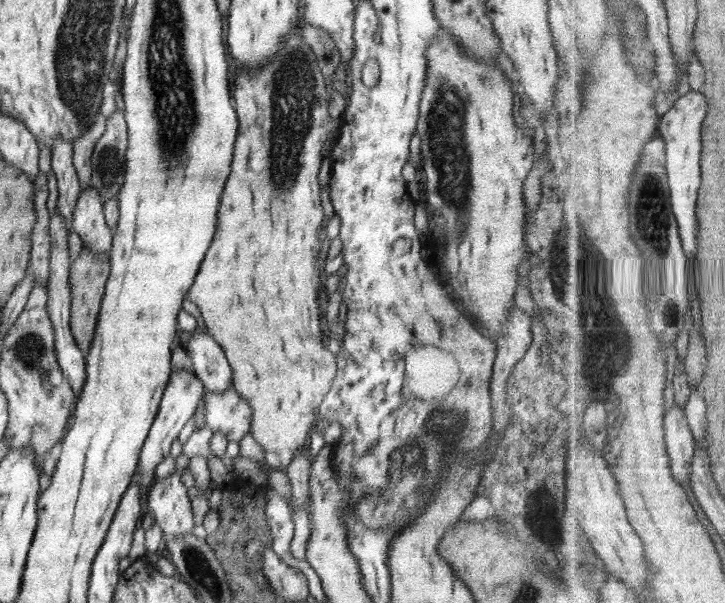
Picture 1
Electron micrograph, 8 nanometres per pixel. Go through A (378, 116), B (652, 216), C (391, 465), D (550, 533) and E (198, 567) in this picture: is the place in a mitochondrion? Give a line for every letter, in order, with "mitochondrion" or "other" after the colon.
A: other
B: mitochondrion
C: mitochondrion
D: mitochondrion
E: mitochondrion

